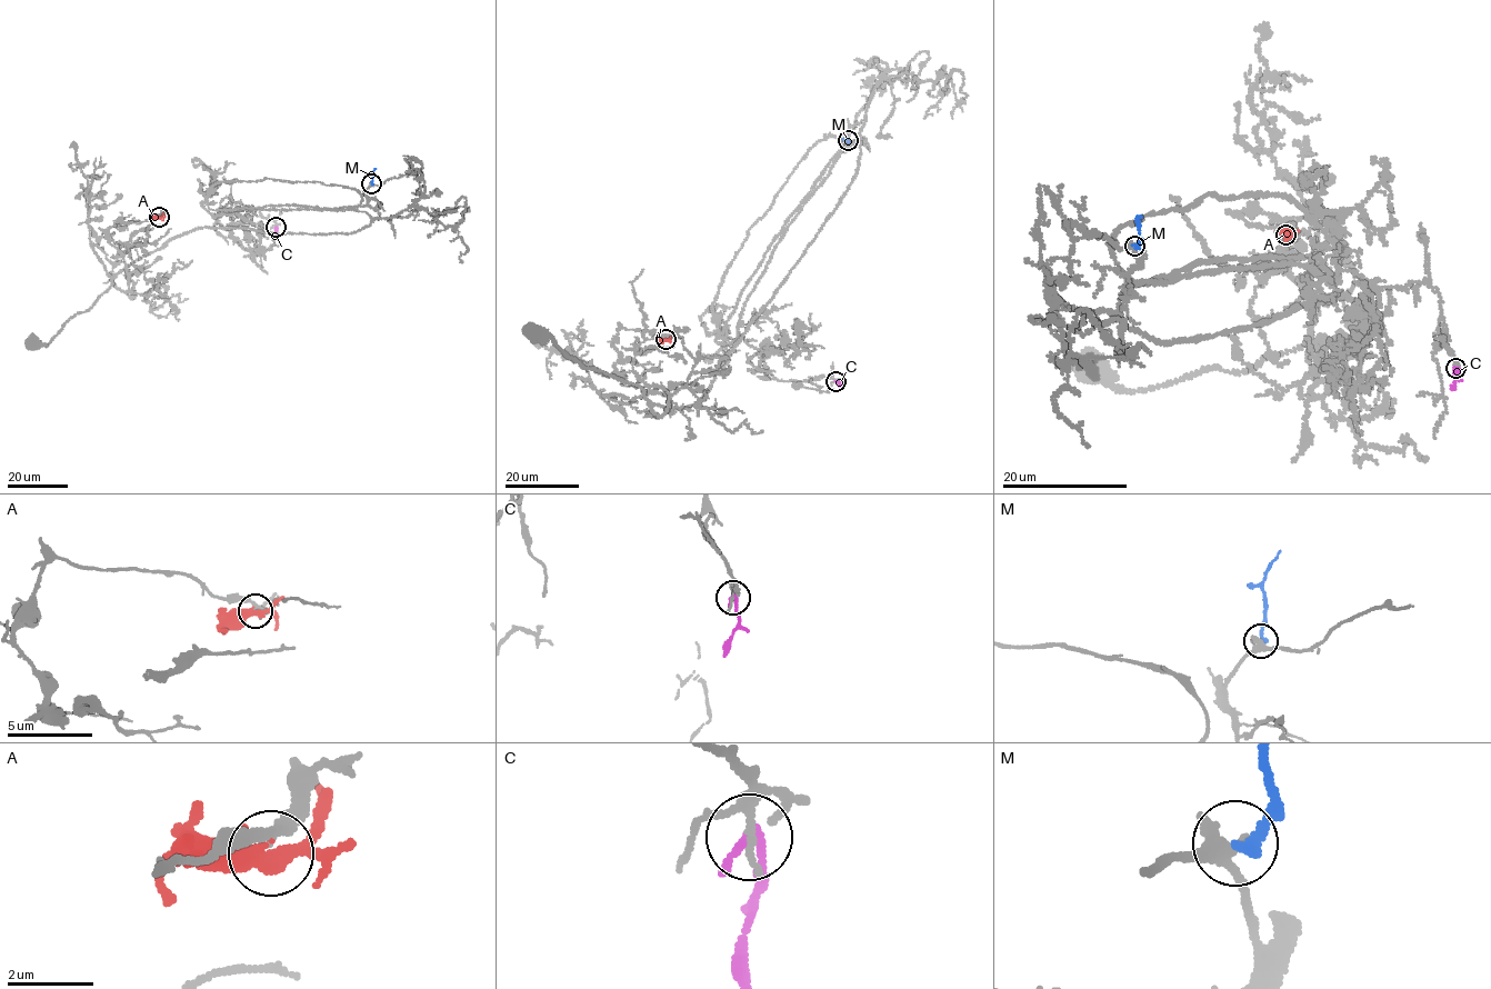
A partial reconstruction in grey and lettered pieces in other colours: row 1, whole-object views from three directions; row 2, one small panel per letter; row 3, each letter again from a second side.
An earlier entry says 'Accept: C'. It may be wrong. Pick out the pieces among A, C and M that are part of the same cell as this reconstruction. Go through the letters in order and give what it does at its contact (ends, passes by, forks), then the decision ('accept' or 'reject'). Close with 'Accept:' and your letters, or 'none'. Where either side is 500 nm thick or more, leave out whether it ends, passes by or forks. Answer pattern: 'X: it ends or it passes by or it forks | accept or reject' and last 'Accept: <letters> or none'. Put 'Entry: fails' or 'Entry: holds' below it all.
A: it forks | reject
C: it ends | reject
M: it ends | reject
Accept: none
Entry: fails

